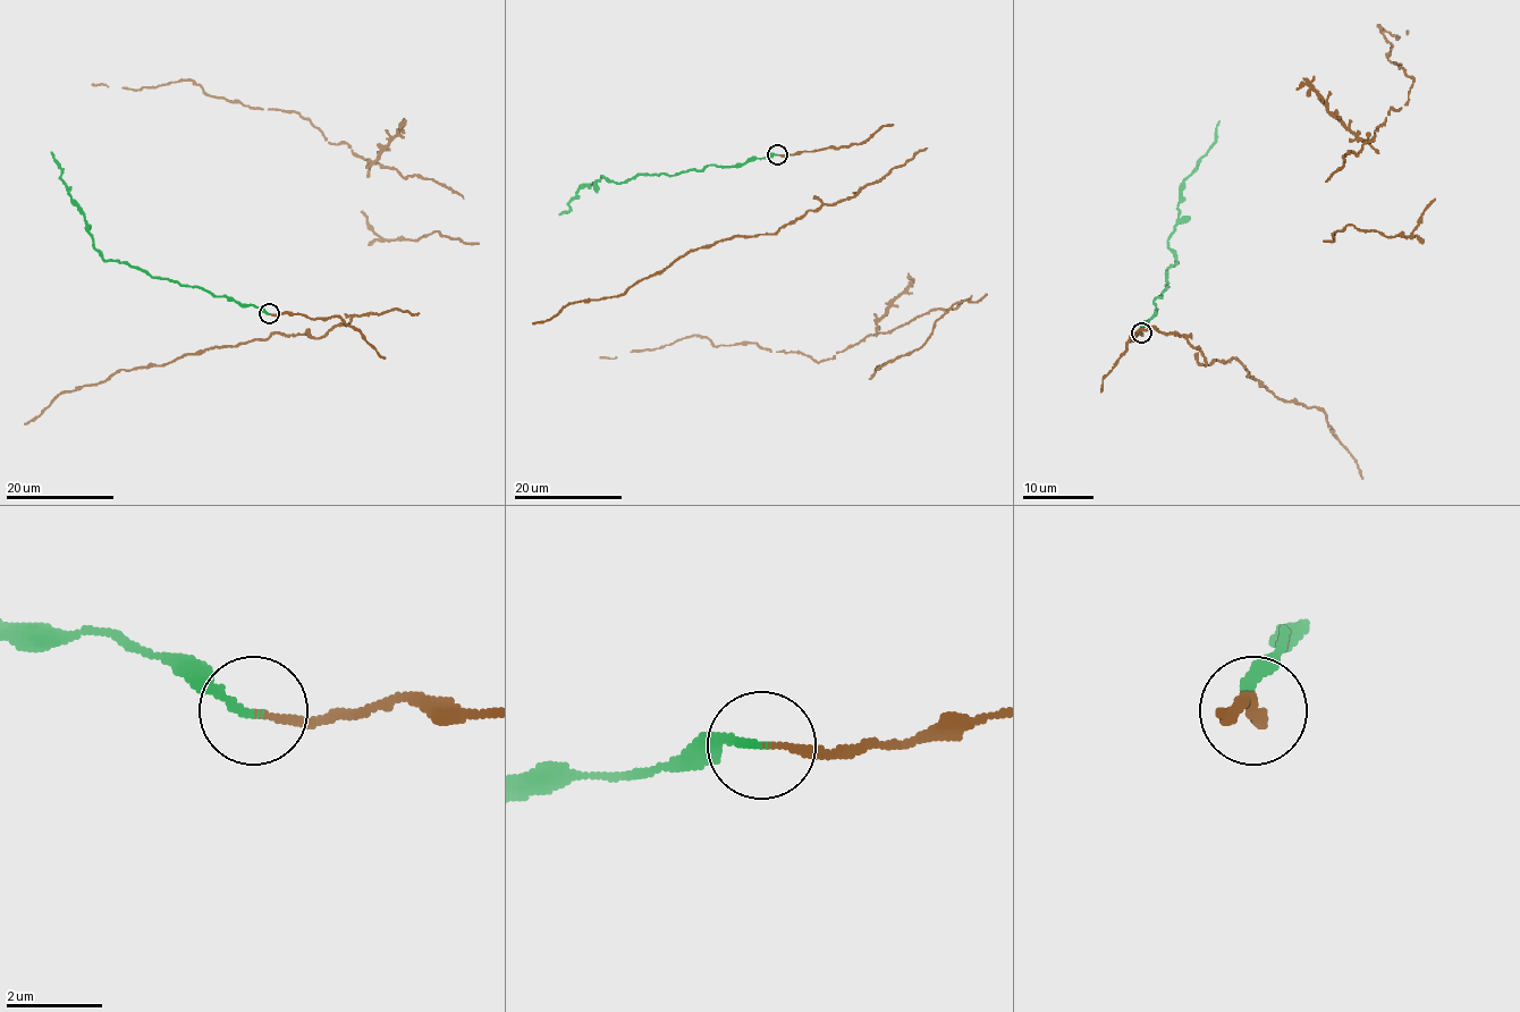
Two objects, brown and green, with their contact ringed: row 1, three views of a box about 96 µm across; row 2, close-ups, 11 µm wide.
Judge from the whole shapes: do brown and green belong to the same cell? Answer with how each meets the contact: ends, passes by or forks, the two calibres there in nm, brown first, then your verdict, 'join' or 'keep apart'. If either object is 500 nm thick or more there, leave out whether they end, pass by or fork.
brown ends there; green ends there; 130 nm thick on the brown side, 170 nm on the other; join

